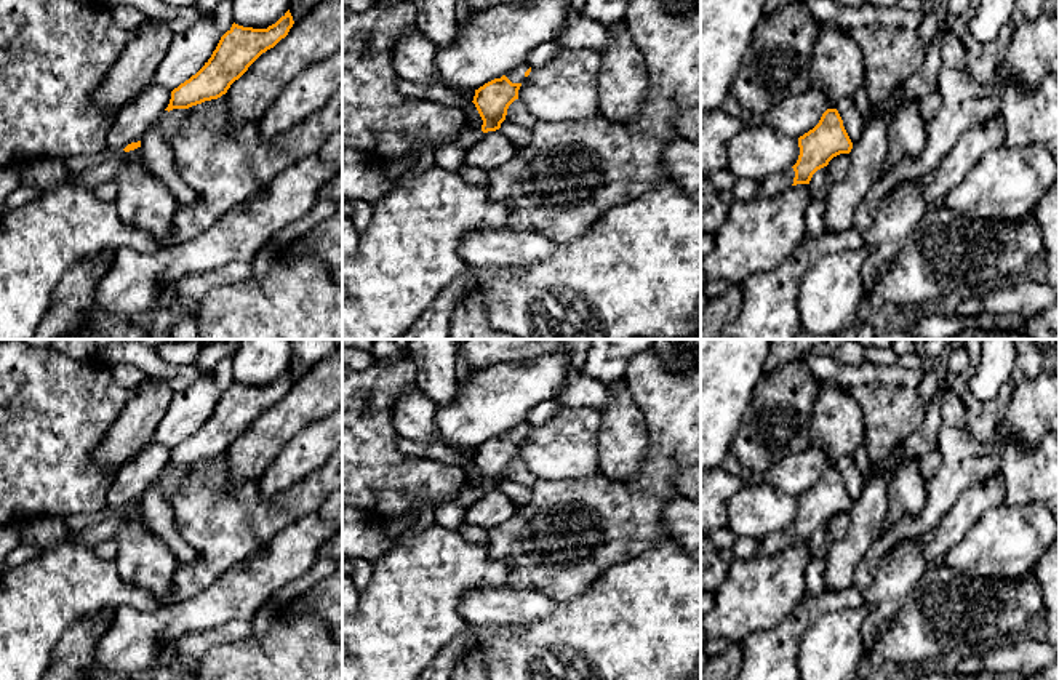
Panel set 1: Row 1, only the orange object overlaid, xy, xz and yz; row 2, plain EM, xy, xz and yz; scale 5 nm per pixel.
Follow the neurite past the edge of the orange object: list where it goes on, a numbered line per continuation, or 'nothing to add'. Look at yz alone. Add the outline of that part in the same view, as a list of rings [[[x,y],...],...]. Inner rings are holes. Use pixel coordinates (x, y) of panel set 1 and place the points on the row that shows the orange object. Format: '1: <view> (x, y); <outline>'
1: yz (781, 181); [[[793,168],[769,176],[758,189],[757,197],[773,197],[792,187],[795,178]]]

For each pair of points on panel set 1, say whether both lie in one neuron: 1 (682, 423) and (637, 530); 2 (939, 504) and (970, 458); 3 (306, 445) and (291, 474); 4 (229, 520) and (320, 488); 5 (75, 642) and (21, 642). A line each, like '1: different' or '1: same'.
1: same
2: same
3: same
4: same
5: different

